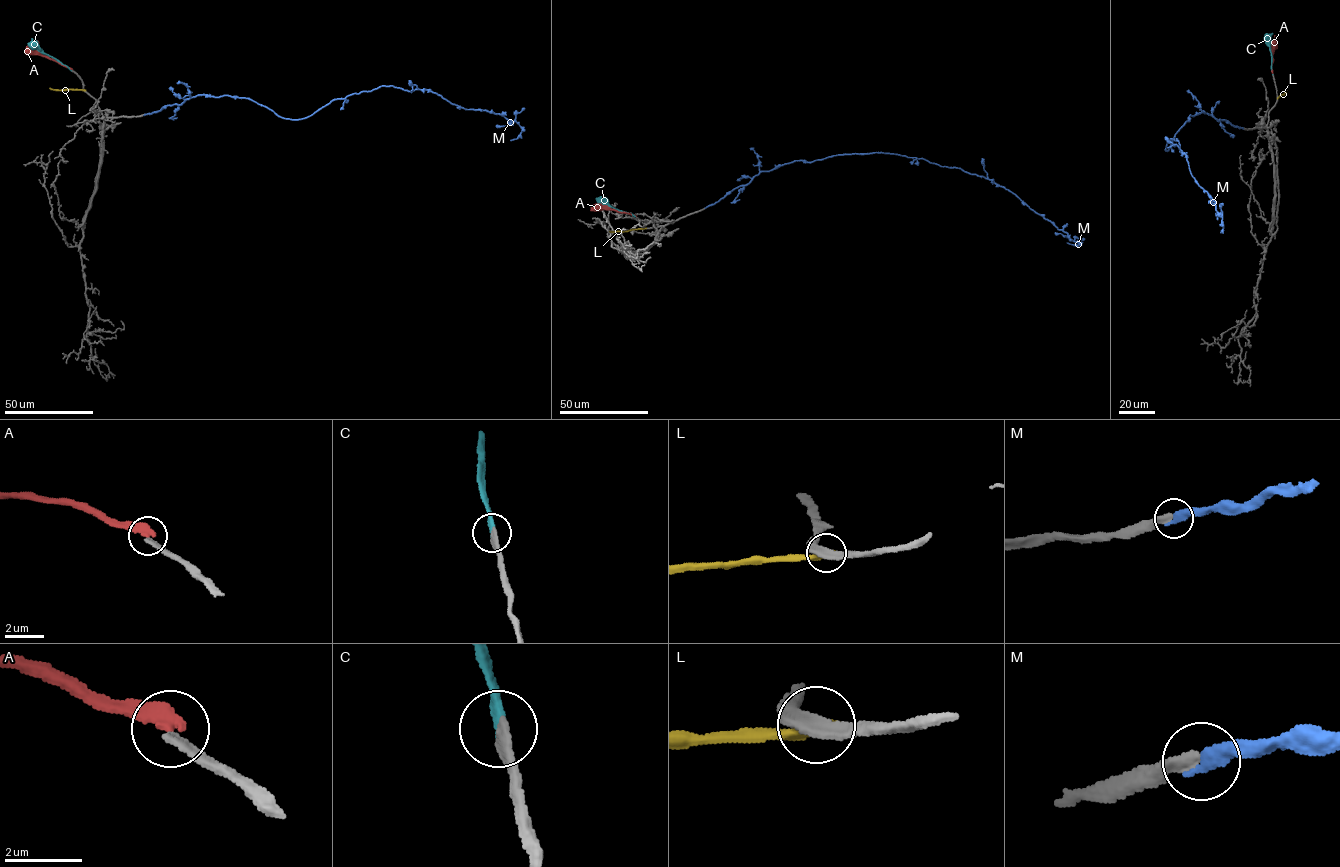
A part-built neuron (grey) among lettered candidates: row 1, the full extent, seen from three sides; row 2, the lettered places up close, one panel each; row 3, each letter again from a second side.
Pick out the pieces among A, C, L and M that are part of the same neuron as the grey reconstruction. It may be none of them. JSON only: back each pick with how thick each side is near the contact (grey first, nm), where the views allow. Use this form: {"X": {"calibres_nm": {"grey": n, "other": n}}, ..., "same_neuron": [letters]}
{"C": {"calibres_nm": {"grey": 340, "other": 360}}, "M": {"calibres_nm": {"grey": 300, "other": 360}}, "same_neuron": ["C", "M"]}

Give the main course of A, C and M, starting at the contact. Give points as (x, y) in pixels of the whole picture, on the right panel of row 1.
A: (1272, 73), (1274, 36), (1277, 36)
C: (1272, 73), (1271, 41), (1267, 35)
M: (1243, 128), (1205, 113), (1190, 115), (1165, 149), (1169, 140), (1176, 138), (1195, 181), (1222, 214), (1220, 232)

